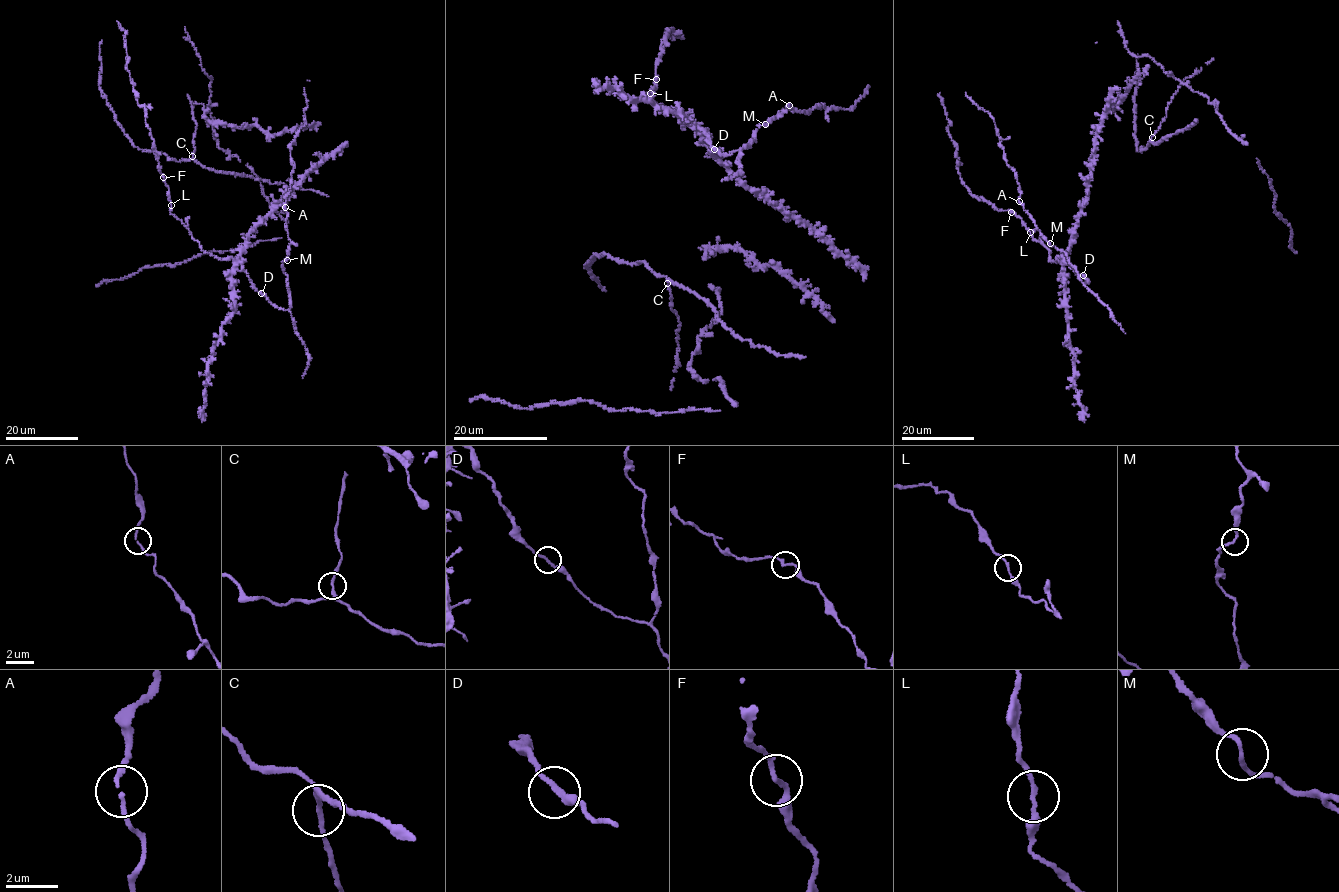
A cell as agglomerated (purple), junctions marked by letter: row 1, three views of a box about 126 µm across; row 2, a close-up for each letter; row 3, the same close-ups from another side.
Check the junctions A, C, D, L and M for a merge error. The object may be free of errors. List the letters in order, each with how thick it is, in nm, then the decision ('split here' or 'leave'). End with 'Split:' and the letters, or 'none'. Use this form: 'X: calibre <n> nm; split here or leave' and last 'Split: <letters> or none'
A: calibre 150 nm; leave
C: calibre 170 nm; leave
D: calibre 170 nm; leave
L: calibre 160 nm; leave
M: calibre 170 nm; leave
Split: none

